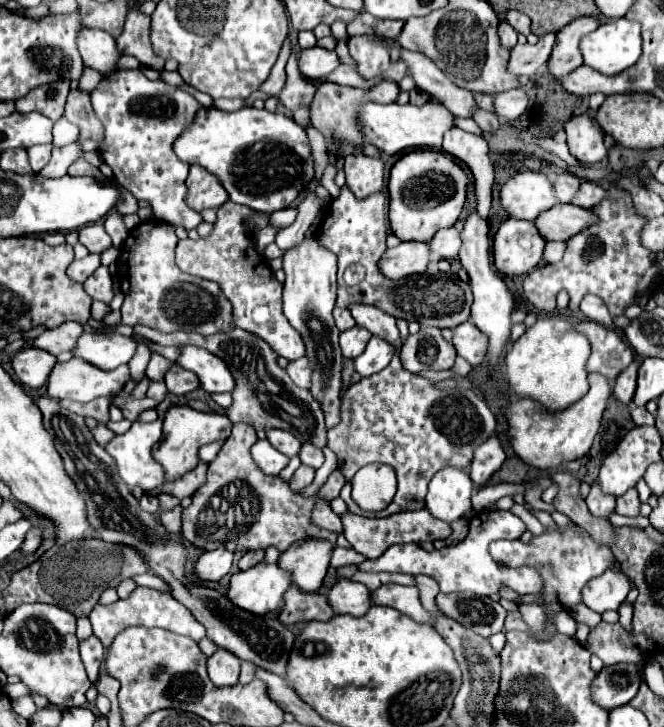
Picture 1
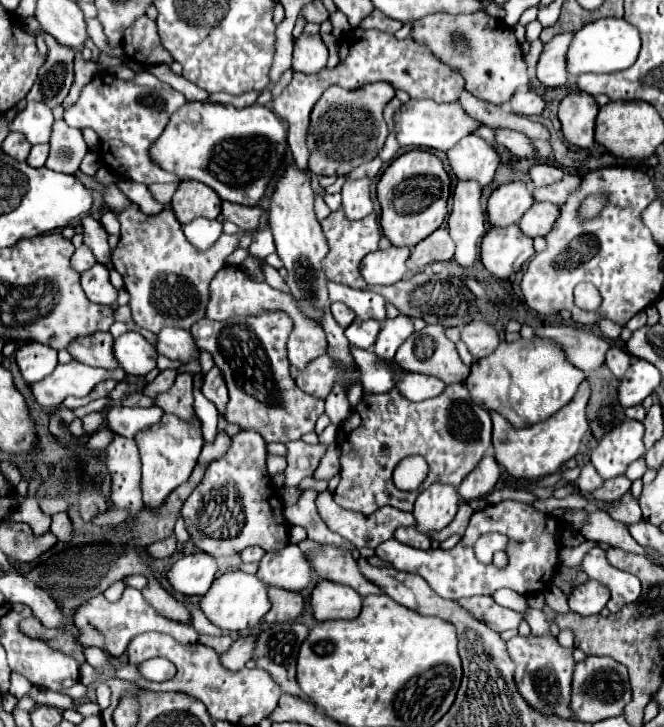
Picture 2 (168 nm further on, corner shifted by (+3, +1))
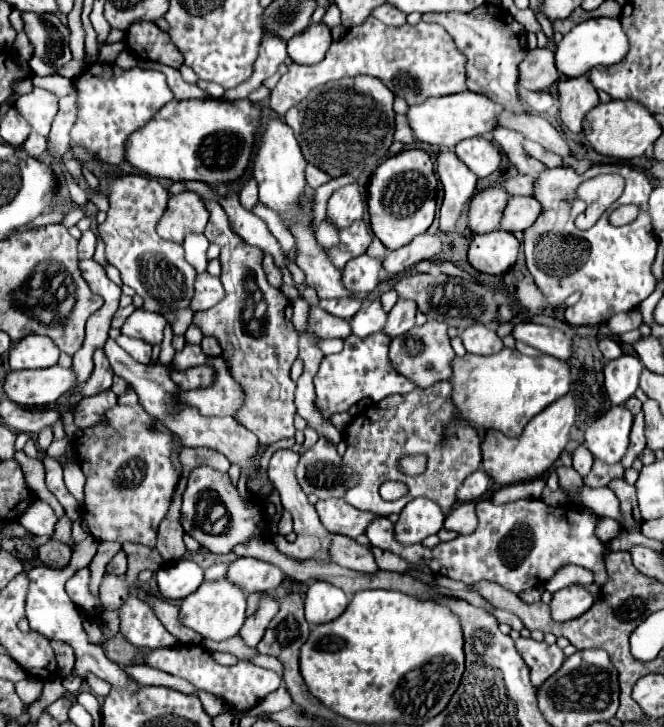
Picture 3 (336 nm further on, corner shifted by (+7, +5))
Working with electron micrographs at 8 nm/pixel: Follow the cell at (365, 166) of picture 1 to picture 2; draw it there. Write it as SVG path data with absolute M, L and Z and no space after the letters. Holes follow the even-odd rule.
M346 180L342 186L342 210L346 218L360 220L372 212L372 198L370 198L370 180Z

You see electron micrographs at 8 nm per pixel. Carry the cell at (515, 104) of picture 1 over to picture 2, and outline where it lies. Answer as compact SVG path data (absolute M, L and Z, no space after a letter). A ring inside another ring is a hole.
M520 90L512 96L512 100L508 102L508 108L516 114L524 114L524 116L540 116L544 112L544 98L538 96L532 90Z

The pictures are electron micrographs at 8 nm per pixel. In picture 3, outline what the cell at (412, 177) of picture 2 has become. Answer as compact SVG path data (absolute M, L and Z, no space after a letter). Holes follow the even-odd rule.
M402 150L374 170L368 186L370 226L388 250L406 246L414 236L430 228L436 212L436 188L438 178L434 174L434 164L424 150Z

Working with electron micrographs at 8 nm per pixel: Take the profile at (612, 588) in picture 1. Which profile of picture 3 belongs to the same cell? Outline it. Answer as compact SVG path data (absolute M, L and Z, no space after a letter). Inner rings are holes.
M568 586L558 592L554 592L554 598L550 602L552 618L556 622L566 622L572 618L582 616L590 610L594 604L594 594L586 586Z

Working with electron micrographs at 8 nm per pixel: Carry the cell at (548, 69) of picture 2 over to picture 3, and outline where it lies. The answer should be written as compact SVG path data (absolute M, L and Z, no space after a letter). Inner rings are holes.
M534 48L528 50L526 58L520 64L520 86L526 90L548 90L560 72L556 70L554 50L552 48Z

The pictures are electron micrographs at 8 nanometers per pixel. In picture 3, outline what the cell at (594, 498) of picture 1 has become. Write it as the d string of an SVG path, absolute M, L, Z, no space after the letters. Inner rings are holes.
M578 446L576 452L574 452L574 456L572 456L572 460L574 460L574 470L576 470L582 478L592 470L594 458L592 458L592 454L590 454L590 450L588 450L586 446Z

